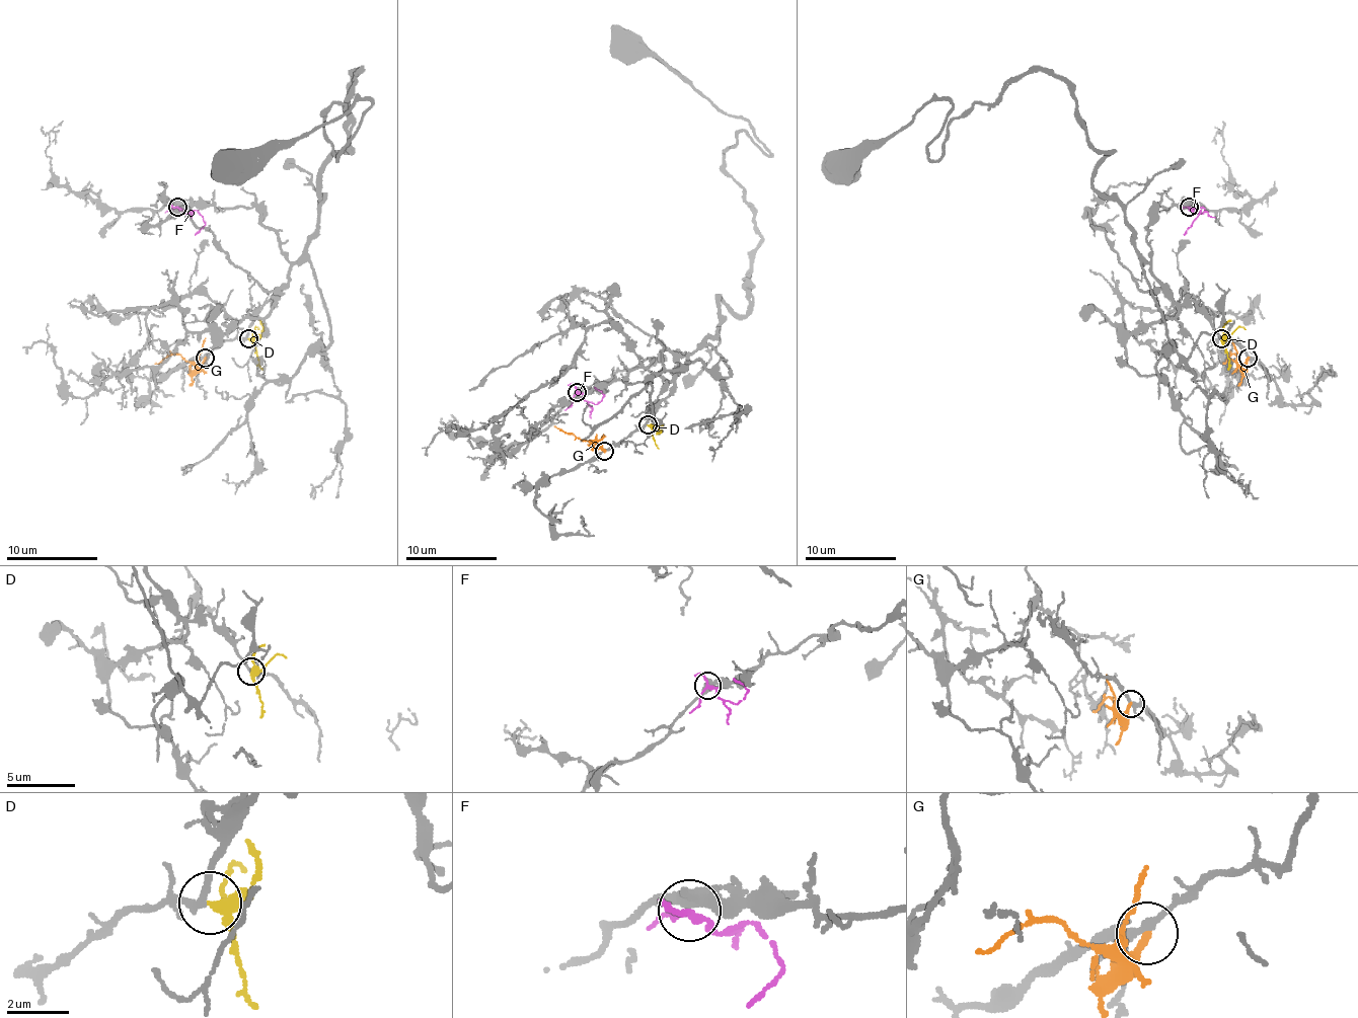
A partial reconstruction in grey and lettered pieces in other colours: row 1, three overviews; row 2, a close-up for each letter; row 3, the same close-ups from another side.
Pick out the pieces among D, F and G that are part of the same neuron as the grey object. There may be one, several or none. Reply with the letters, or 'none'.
D

